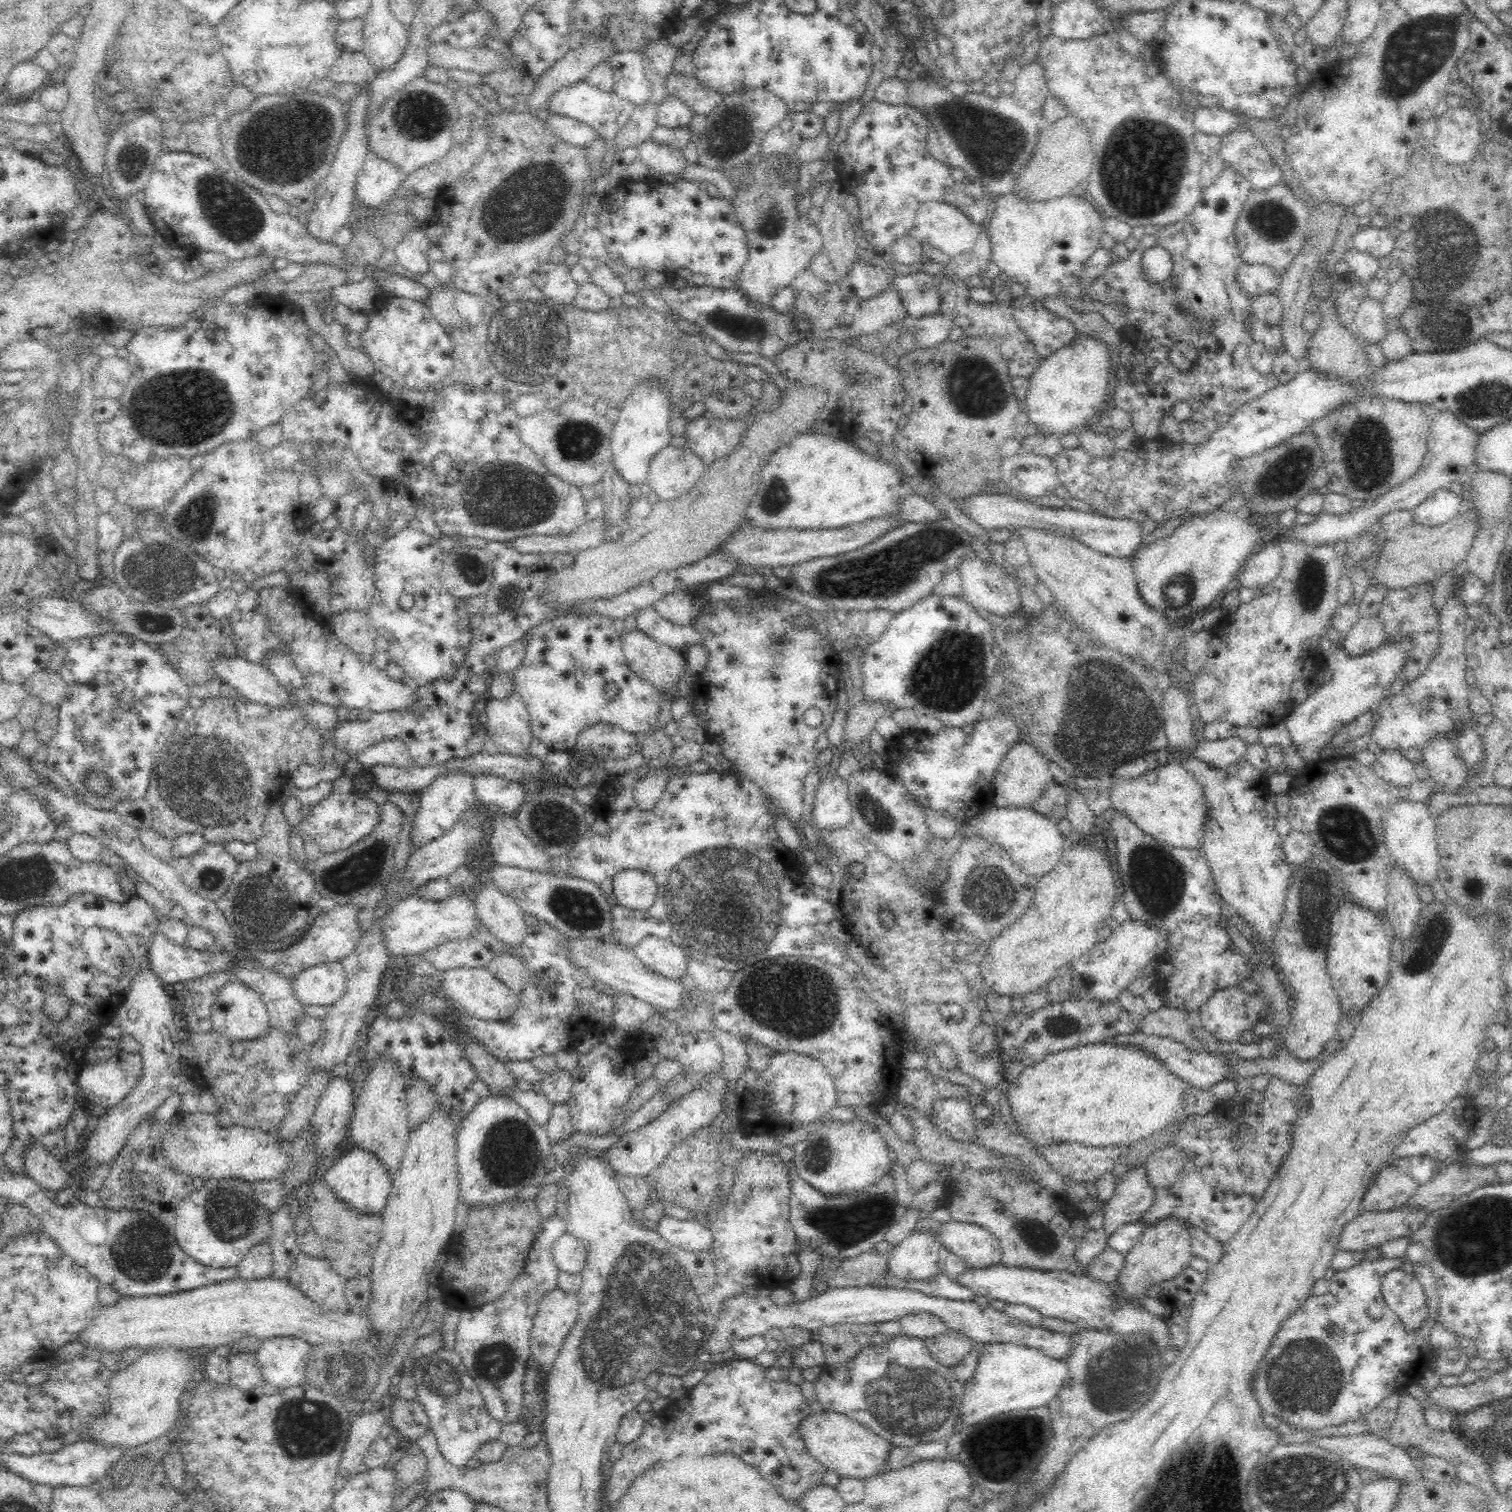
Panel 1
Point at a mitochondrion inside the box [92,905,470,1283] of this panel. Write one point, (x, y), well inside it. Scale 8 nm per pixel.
(222, 1218)

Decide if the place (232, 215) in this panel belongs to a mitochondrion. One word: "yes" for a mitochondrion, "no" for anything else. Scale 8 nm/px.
yes

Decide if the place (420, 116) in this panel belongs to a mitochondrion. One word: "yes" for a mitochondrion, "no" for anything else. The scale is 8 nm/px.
yes

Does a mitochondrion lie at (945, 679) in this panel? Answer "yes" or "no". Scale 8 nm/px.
yes

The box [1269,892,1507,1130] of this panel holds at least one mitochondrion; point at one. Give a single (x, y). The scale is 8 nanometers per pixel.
(1425, 954)

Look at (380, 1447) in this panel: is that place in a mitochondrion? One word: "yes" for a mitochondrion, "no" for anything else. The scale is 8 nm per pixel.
no

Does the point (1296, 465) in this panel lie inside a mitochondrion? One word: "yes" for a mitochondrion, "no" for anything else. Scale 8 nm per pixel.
yes

